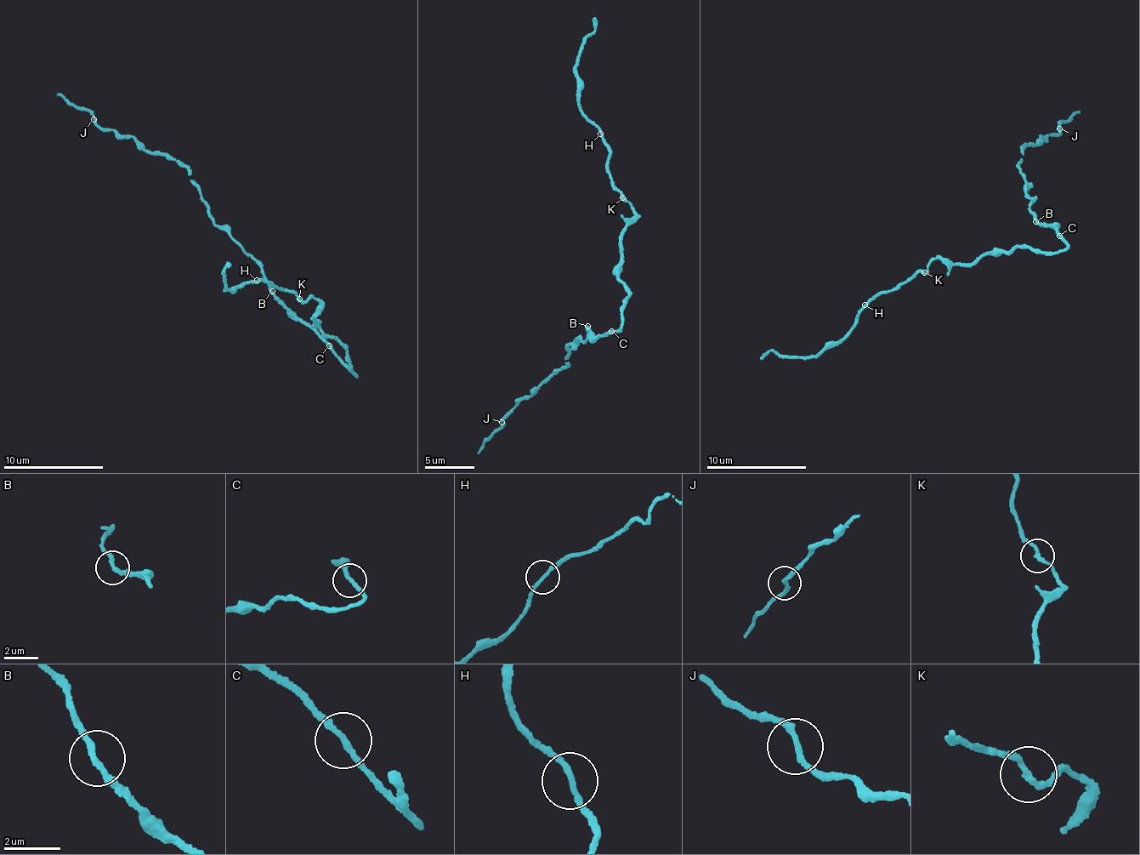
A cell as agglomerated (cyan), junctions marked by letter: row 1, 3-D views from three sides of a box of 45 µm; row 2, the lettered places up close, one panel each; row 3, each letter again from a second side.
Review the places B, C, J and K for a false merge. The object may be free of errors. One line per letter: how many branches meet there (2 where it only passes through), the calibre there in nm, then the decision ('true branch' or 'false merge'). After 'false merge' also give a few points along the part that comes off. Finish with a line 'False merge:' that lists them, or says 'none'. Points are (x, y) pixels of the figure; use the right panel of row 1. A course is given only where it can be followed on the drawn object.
B: 2 branches meet; 200 nm thick; true branch
C: 2 branches meet; 190 nm thick; true branch
J: 2 branches meet; 200 nm thick; true branch
K: 2 branches meet; 200 nm thick; true branch
False merge: none

